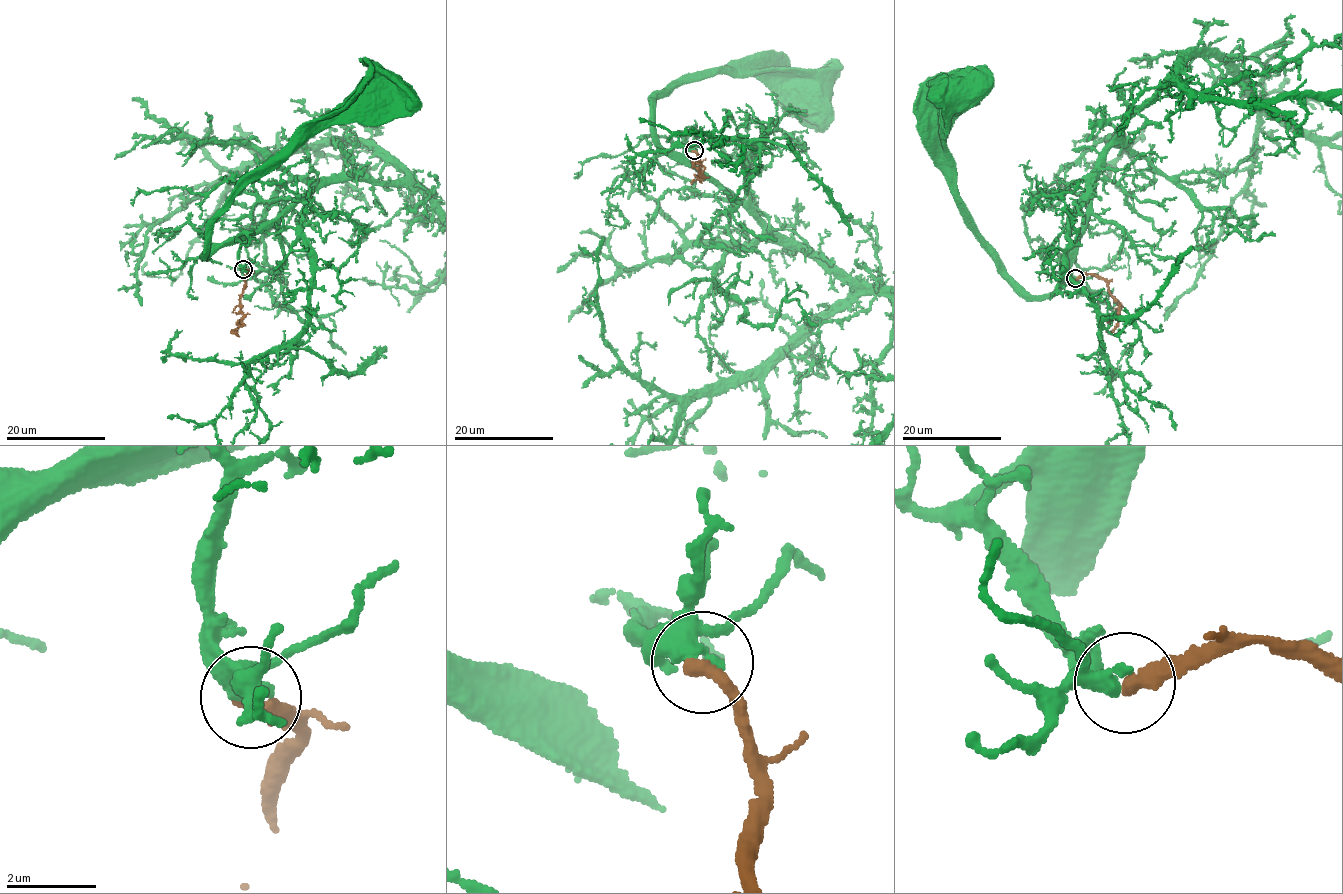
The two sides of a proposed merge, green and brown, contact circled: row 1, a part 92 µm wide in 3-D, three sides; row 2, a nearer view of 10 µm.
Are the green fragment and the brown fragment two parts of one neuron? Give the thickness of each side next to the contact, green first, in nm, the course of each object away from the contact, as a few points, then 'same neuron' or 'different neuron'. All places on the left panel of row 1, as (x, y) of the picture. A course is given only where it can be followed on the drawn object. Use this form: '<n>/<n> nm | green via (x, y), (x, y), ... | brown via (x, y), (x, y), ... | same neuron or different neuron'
360/360 nm | green via (243, 268), (234, 238), (206, 257), (218, 216), (324, 119), (354, 100), (385, 99), (396, 91), (389, 94) | brown via (243, 268), (247, 270), (241, 301), (243, 319), (232, 332), (239, 337) | same neuron

